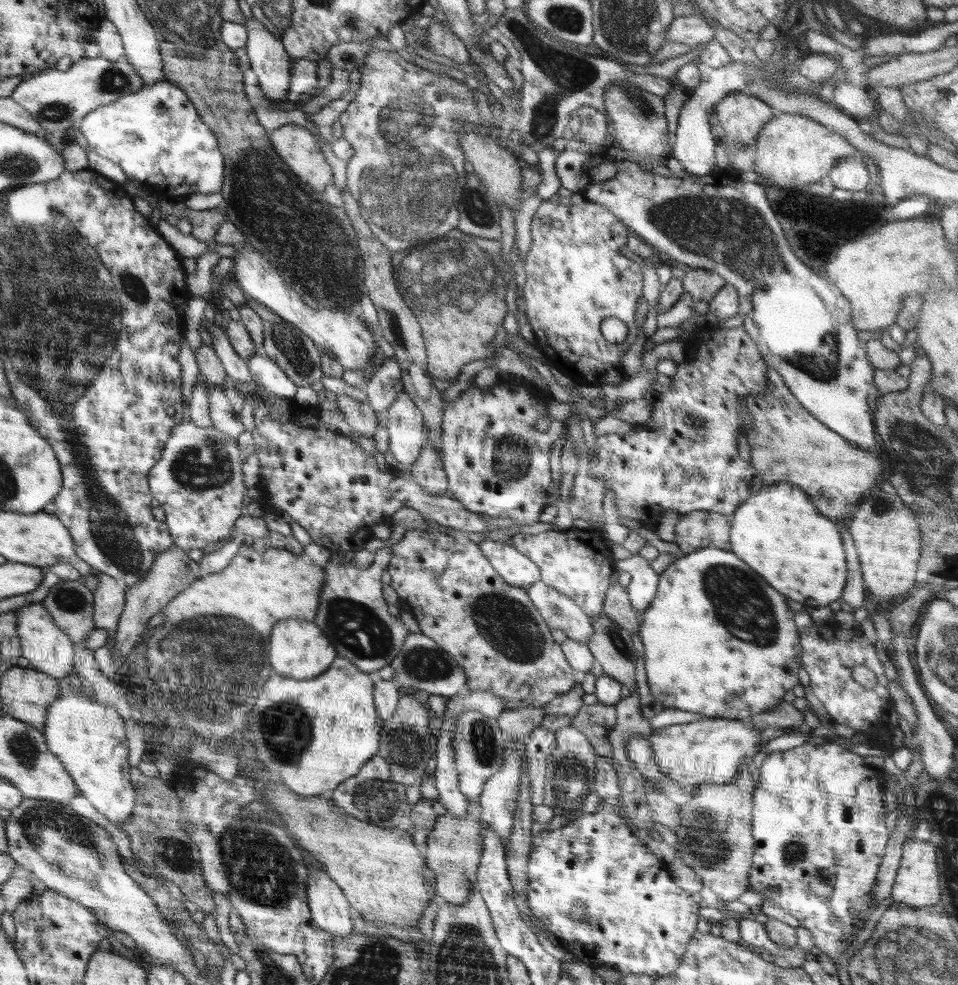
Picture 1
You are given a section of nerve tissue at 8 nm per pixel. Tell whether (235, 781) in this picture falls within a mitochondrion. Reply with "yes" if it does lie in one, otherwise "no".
no

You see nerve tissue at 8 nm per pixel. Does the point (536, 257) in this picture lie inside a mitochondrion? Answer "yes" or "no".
no

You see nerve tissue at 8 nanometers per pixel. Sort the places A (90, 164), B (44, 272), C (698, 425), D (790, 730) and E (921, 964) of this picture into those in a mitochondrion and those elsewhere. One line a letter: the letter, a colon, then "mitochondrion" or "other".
A: other
B: mitochondrion
C: mitochondrion
D: other
E: mitochondrion

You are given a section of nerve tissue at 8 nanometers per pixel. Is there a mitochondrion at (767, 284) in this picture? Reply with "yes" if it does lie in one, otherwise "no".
yes

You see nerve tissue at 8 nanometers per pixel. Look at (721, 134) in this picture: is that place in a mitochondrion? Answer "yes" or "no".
no

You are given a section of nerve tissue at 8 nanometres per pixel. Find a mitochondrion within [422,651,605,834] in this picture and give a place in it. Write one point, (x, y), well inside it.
(570, 779)

